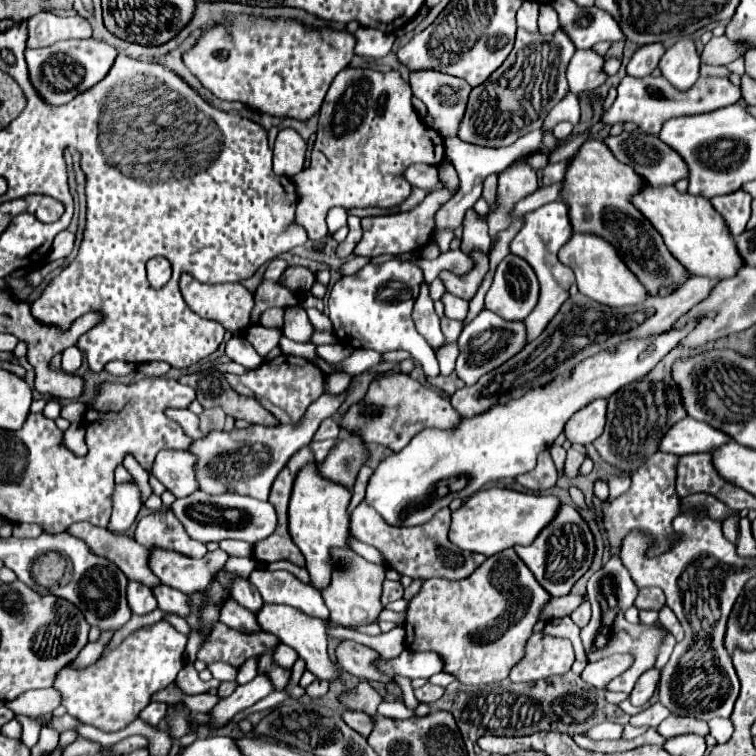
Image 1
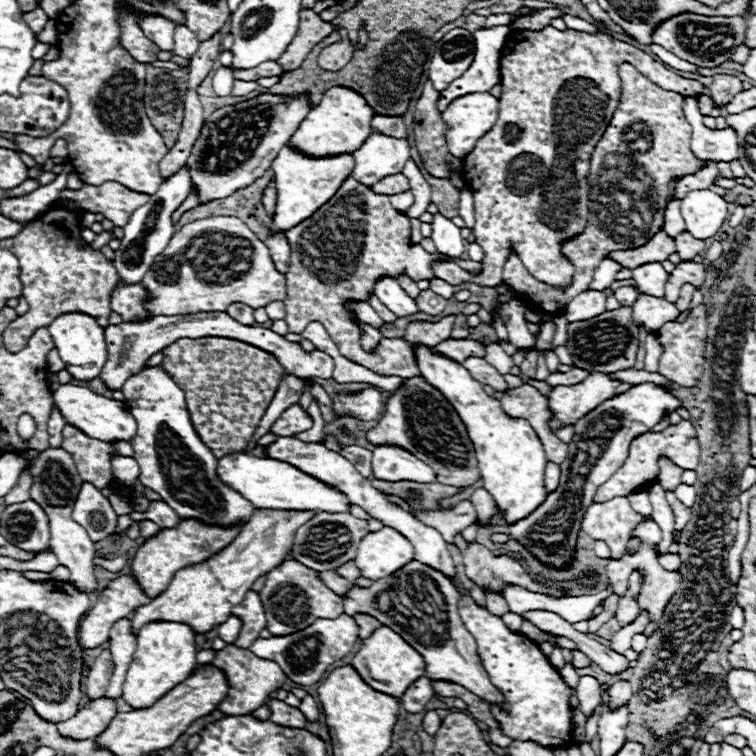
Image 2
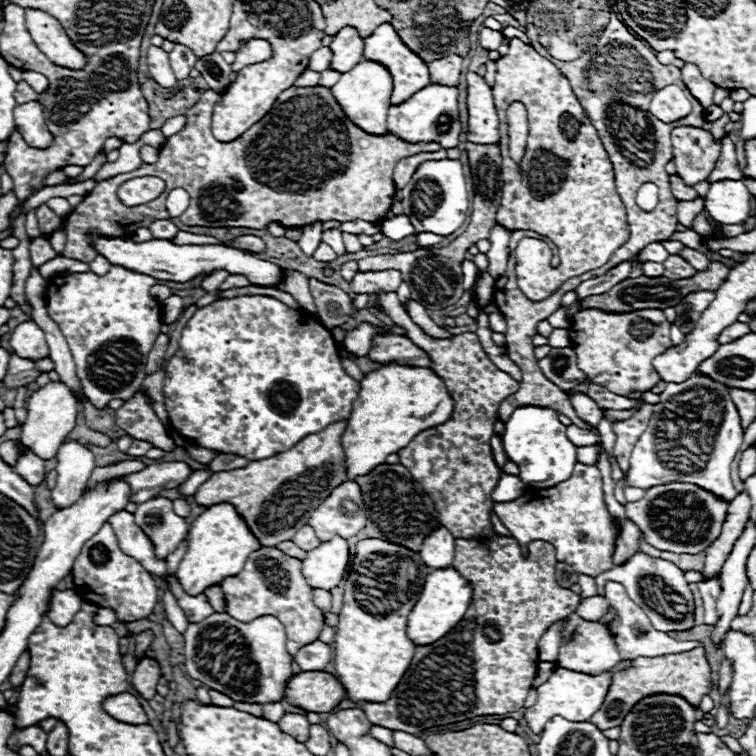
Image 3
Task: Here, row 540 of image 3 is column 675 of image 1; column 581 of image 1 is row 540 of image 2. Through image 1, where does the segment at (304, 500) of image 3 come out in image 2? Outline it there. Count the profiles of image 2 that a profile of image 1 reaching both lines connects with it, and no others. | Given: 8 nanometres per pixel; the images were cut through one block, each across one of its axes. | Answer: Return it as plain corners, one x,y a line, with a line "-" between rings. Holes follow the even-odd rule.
182,520
176,528
162,528
160,534
148,538
138,548
138,552
132,560
132,566
130,566
132,576
134,576
134,580
138,580
138,586
142,588
142,592
148,598
154,598
166,590
166,586
170,584
172,576
178,570
200,564
200,562
208,560
210,556
218,554
238,536
238,532
240,532
240,528
216,528
216,526
206,526
206,524
200,524
194,520

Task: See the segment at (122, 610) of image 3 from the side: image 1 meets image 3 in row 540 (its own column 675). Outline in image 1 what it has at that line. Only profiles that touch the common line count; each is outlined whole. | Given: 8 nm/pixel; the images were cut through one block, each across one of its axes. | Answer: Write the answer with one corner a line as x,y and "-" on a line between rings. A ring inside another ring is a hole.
626,76
618,86
618,96
612,104
612,108
602,116
604,124
616,124
616,122
634,122
648,134
660,134
662,122
674,118
674,116
692,116
692,114
704,114
712,112
716,108
730,106
740,100
740,88
734,86
728,78
718,76
700,76
698,82
688,90
676,90
672,86
672,96
666,94
668,84
664,78
630,78

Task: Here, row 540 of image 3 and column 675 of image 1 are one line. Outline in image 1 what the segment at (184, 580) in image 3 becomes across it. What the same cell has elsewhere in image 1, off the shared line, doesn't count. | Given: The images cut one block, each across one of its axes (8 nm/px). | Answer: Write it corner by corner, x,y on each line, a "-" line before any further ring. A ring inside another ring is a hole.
644,184
642,190
632,196
632,204
658,230
670,254
692,274
708,278
730,278
738,272
740,266
744,266
722,216
706,198
692,196
688,192
680,194
674,186
654,188

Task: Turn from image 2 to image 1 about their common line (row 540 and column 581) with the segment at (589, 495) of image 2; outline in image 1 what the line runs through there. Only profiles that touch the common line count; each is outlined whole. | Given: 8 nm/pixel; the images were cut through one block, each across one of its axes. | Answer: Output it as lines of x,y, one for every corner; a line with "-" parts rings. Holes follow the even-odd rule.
560,504
558,514
550,524
538,534
538,538
530,546
512,546
520,560
532,570
542,588
546,588
552,596
566,596
578,578
586,574
594,558
594,536
588,524
582,520
578,510
570,504

